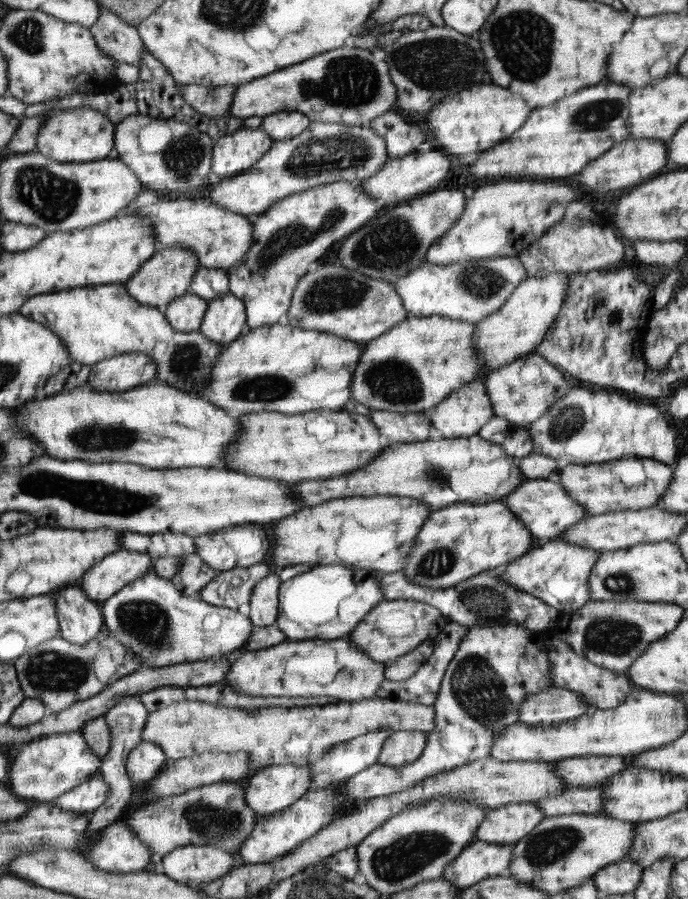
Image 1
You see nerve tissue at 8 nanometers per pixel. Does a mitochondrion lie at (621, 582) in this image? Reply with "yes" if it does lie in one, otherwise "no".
yes

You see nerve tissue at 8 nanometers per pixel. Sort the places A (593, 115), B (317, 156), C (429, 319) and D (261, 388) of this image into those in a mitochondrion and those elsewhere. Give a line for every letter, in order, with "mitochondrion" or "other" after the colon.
A: mitochondrion
B: mitochondrion
C: other
D: mitochondrion

